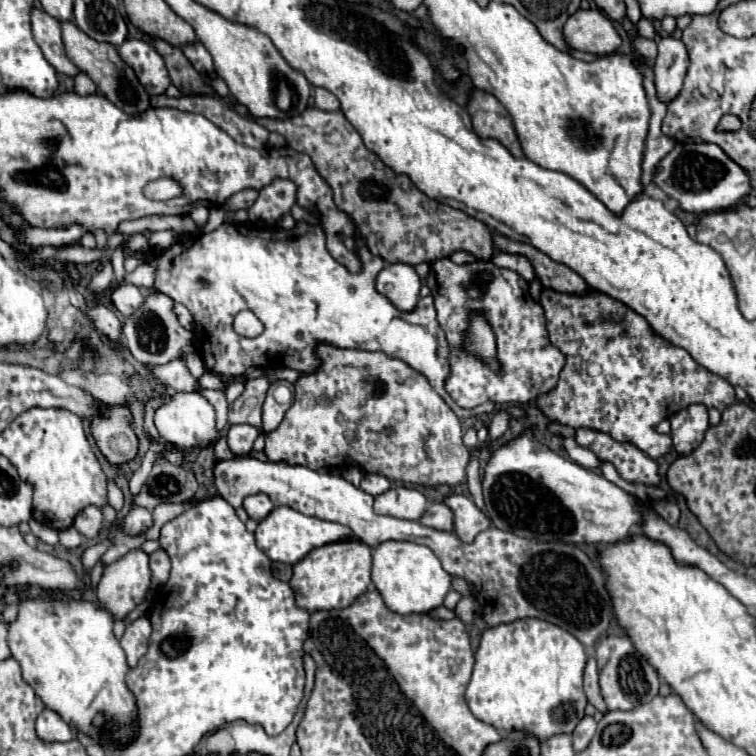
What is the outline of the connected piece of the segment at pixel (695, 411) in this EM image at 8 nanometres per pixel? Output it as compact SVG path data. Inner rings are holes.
M691 404L685 410L679 410L675 416L671 416L669 422L673 448L679 454L691 454L691 450L699 446L699 442L705 436L705 430L709 428L707 406Z

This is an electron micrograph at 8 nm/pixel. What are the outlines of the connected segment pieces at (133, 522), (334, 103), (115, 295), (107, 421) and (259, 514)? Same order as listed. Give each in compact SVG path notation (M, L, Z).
M131 508L129 514L125 516L123 520L123 528L127 534L141 534L145 532L149 526L153 524L153 518L151 518L151 512L147 508Z
M313 88L313 100L315 100L315 106L321 110L327 110L327 112L339 110L337 96L325 88Z
M119 284L113 292L111 292L111 300L115 304L115 308L127 318L131 316L139 306L143 306L145 296L141 294L141 290L133 284Z
M111 406L105 416L91 422L91 432L109 462L121 464L137 456L137 436L131 428L129 408Z
M253 494L253 496L247 496L245 502L243 502L243 508L247 510L249 518L255 520L255 522L261 522L267 518L267 514L275 508L275 504L269 500L269 496L265 494Z

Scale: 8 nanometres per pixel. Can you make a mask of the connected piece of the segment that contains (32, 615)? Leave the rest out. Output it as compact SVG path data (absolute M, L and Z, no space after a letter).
M21 598L17 618L7 624L7 630L7 642L13 658L21 664L23 680L47 708L59 712L65 722L93 738L99 738L91 724L99 712L109 720L111 738L127 742L135 736L137 708L125 684L129 666L113 634L113 616L107 608L83 598Z

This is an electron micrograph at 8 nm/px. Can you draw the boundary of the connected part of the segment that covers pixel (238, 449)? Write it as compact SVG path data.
M237 424L237 426L229 428L229 432L227 432L227 444L229 444L229 448L231 448L231 452L235 456L249 454L251 448L253 448L253 442L257 440L259 434L261 434L261 430L255 428L255 426Z

